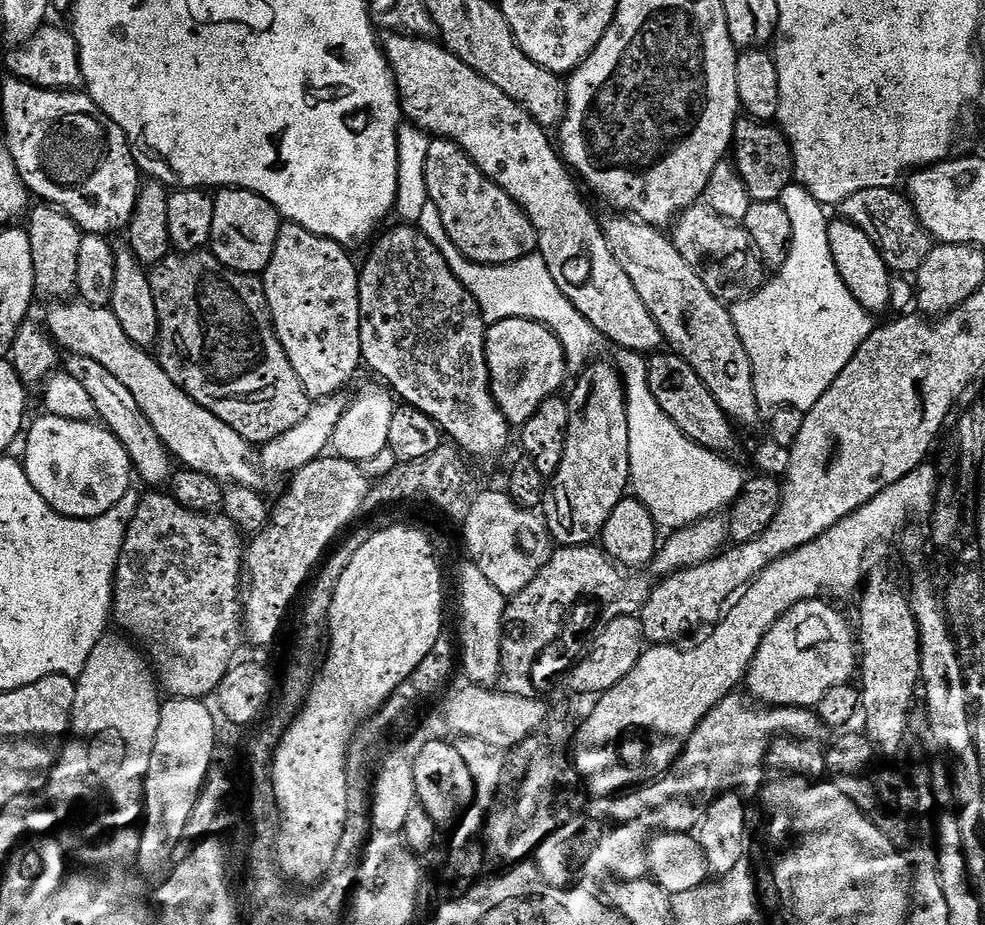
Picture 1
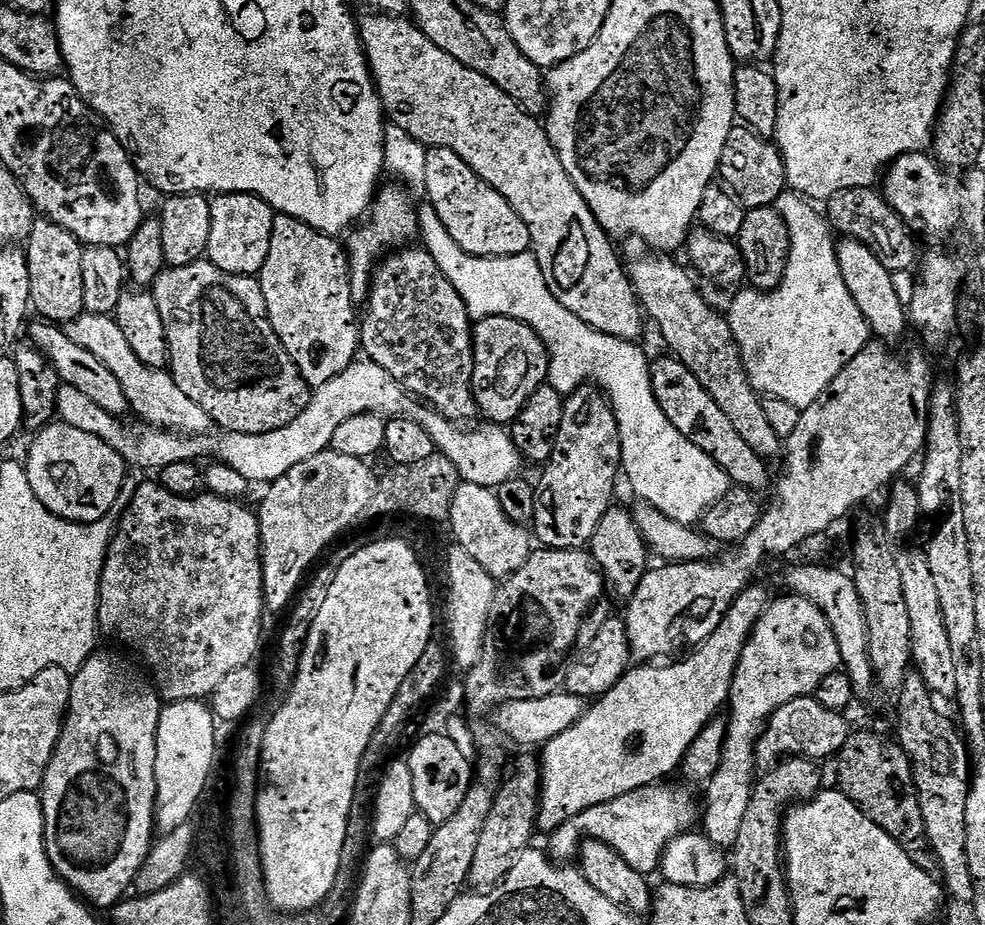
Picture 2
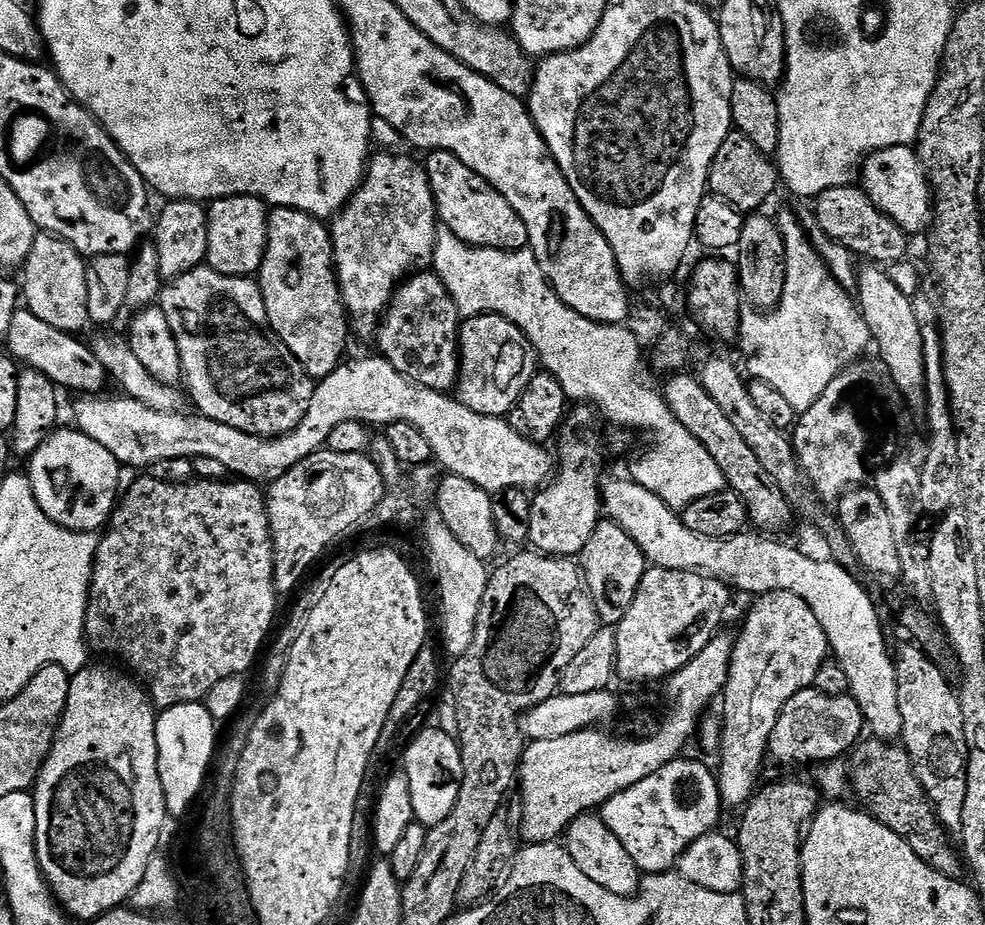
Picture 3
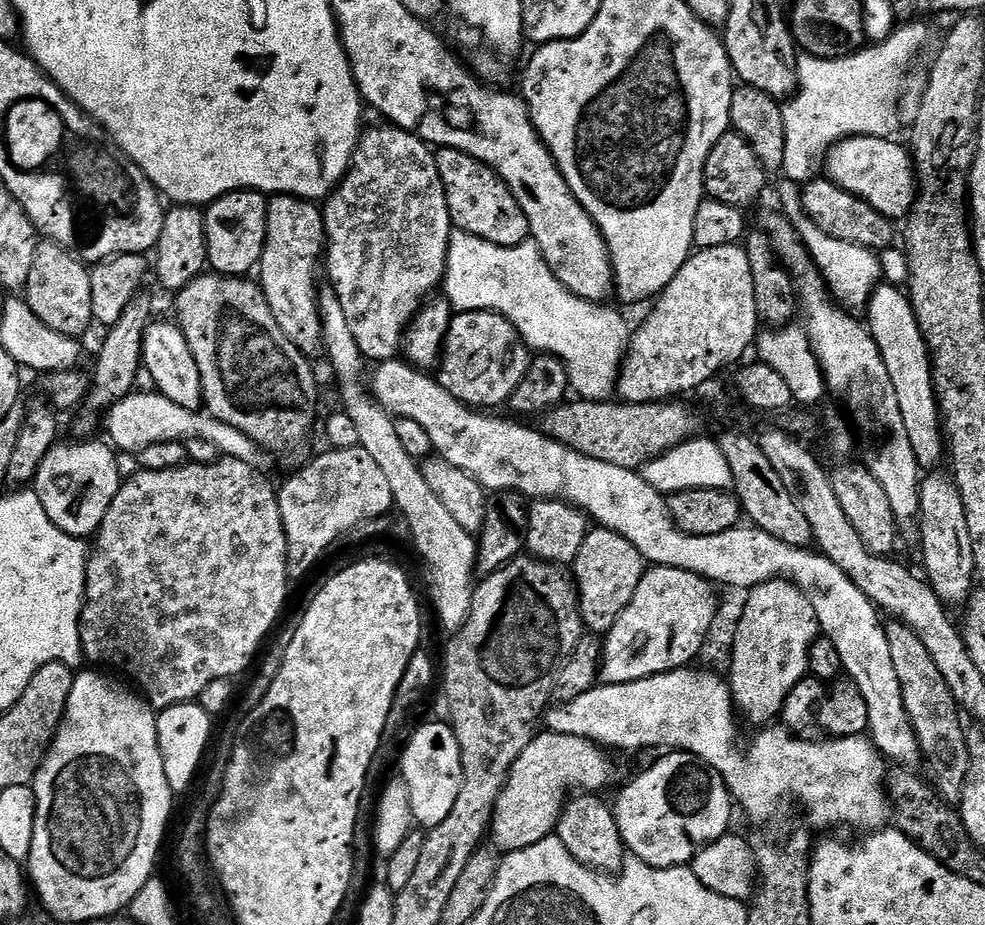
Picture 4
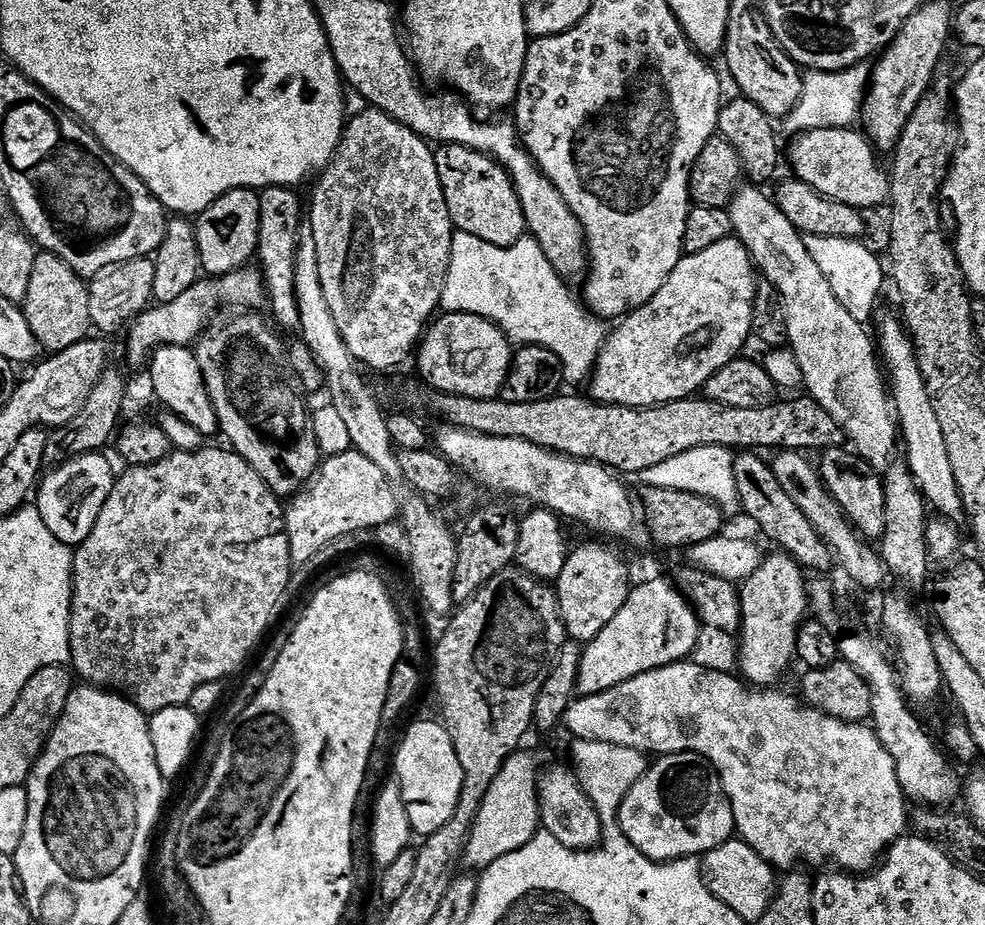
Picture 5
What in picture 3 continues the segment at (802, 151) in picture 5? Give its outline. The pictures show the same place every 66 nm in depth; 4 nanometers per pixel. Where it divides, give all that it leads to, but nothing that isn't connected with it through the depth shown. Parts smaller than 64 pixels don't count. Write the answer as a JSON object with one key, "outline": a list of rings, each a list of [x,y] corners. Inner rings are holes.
{"outline":[[[903,144],[873,152],[863,161],[858,180],[870,202],[874,202],[874,206],[878,206],[878,210],[889,216],[903,232],[924,234],[931,229],[934,219],[932,187],[928,184],[915,147]]]}

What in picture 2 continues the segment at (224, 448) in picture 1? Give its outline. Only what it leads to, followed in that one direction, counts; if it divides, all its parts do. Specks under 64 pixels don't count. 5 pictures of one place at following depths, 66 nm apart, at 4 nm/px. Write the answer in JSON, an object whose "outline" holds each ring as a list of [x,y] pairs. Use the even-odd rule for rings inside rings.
{"outline":[[[85,312],[76,320],[66,325],[66,331],[78,346],[90,350],[94,358],[98,358],[122,382],[122,390],[128,399],[129,409],[137,412],[139,419],[152,424],[155,428],[167,428],[169,432],[179,432],[185,436],[203,436],[213,431],[212,419],[193,402],[187,394],[174,382],[171,371],[164,368],[151,368],[130,350],[130,342],[126,342],[126,334],[116,324],[112,316],[99,316],[93,312]]]}

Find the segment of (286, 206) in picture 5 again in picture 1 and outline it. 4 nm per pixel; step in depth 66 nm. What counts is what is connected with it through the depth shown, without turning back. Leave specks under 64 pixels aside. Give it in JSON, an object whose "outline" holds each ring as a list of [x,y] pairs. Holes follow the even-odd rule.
{"outline":[[[291,222],[281,223],[280,233],[278,234],[278,242],[274,246],[274,254],[267,268],[262,273],[264,282],[264,293],[268,299],[268,313],[272,316],[272,325],[276,331],[278,342],[282,342],[282,350],[286,350],[286,354],[290,358],[290,366],[294,366],[294,374],[298,374],[298,382],[302,382],[302,386],[306,390],[306,394],[313,401],[325,400],[328,396],[335,396],[341,393],[344,387],[352,380],[352,375],[356,371],[361,370],[362,361],[359,344],[359,278],[358,264],[348,257],[349,249],[345,245],[338,243],[337,240],[327,240],[324,236],[314,234],[310,230],[306,230],[302,226]]]}

